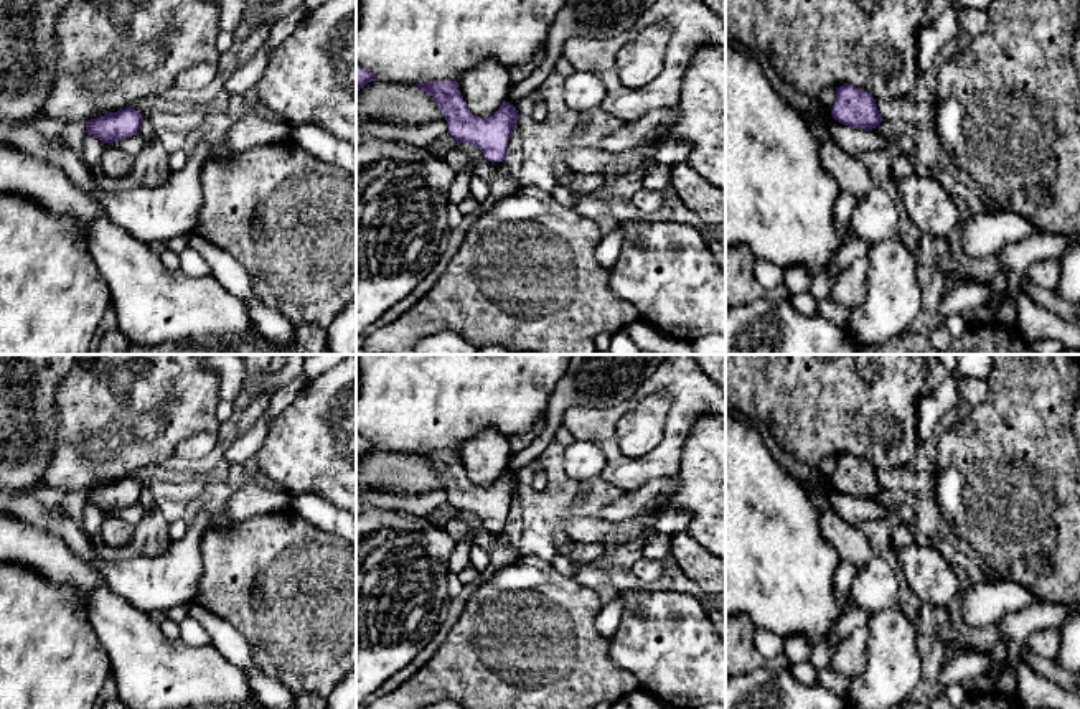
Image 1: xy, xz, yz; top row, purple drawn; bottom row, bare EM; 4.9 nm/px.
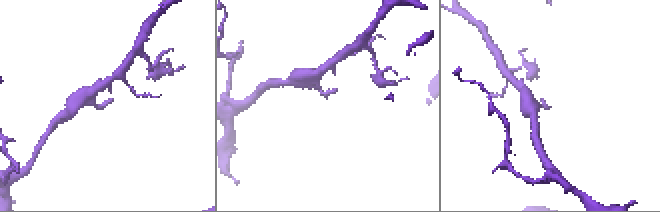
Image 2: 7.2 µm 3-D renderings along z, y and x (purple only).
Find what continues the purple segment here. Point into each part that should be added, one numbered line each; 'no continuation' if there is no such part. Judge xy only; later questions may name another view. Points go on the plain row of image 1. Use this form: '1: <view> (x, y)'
no continuation

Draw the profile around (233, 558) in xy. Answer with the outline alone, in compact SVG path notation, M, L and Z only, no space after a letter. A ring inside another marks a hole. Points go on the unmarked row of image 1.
M292 509L249 518L234 526L213 526L204 533L201 544L201 579L195 603L228 622L249 643L257 668L282 683L293 696L315 693L328 697L333 688L356 669L356 547L336 534L328 534L310 524Z

